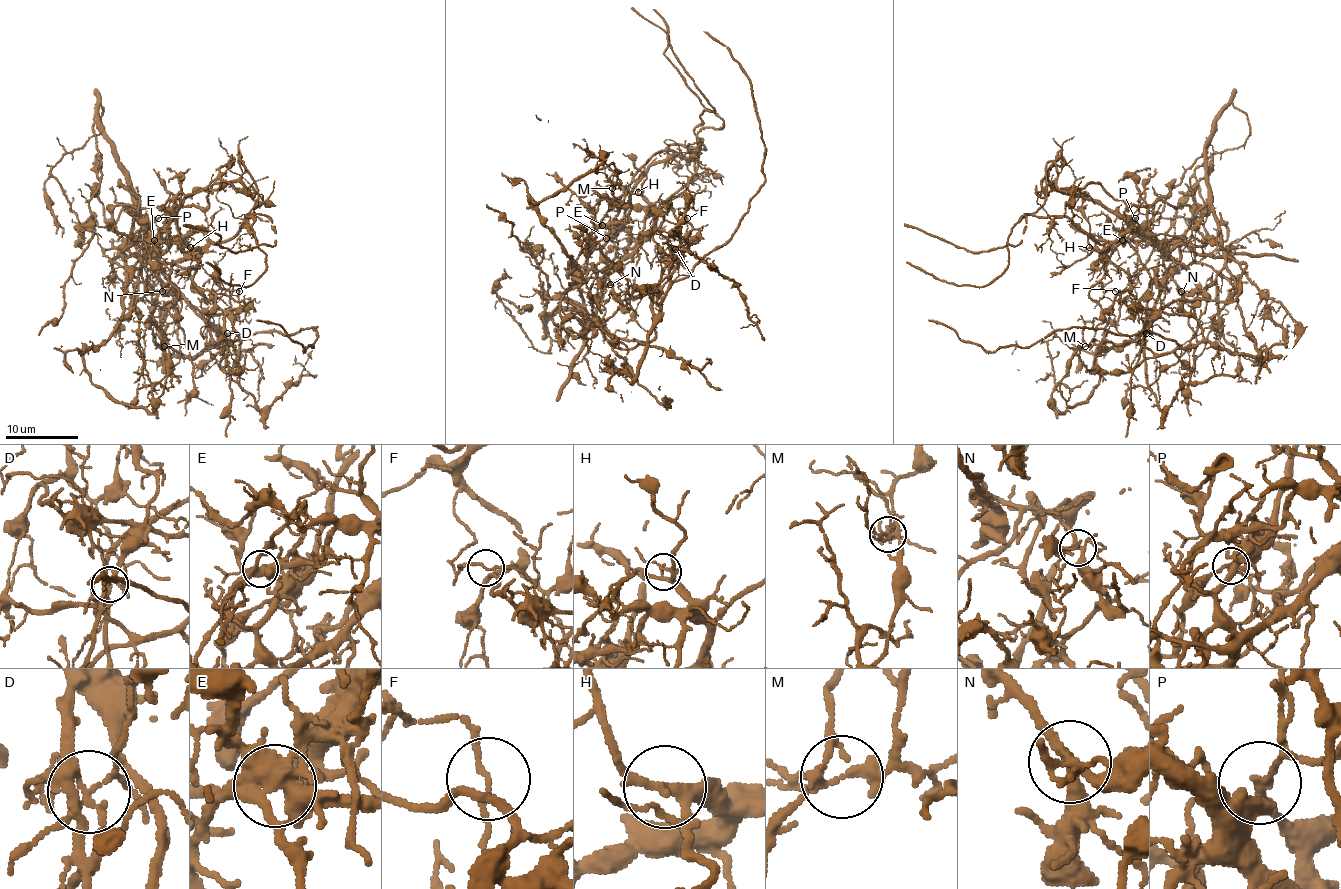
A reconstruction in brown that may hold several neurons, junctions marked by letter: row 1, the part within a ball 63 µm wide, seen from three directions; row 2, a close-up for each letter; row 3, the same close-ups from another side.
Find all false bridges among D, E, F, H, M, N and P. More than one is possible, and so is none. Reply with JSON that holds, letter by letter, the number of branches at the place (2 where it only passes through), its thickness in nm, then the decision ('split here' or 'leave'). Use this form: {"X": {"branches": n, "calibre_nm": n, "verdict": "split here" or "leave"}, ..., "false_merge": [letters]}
{"D": {"branches": 8, "calibre_nm": 200, "verdict": "split here"}, "E": {"branches": 6, "calibre_nm": 480, "verdict": "split here"}, "F": {"branches": 2, "calibre_nm": 110, "verdict": "split here"}, "H": {"branches": 3, "calibre_nm": 170, "verdict": "leave"}, "M": {"branches": 4, "calibre_nm": 200, "verdict": "split here"}, "N": {"branches": 5, "calibre_nm": 240, "verdict": "leave"}, "P": {"branches": 3, "calibre_nm": 120, "verdict": "split here"}, "false_merge": ["D", "E", "F", "M", "P"]}

